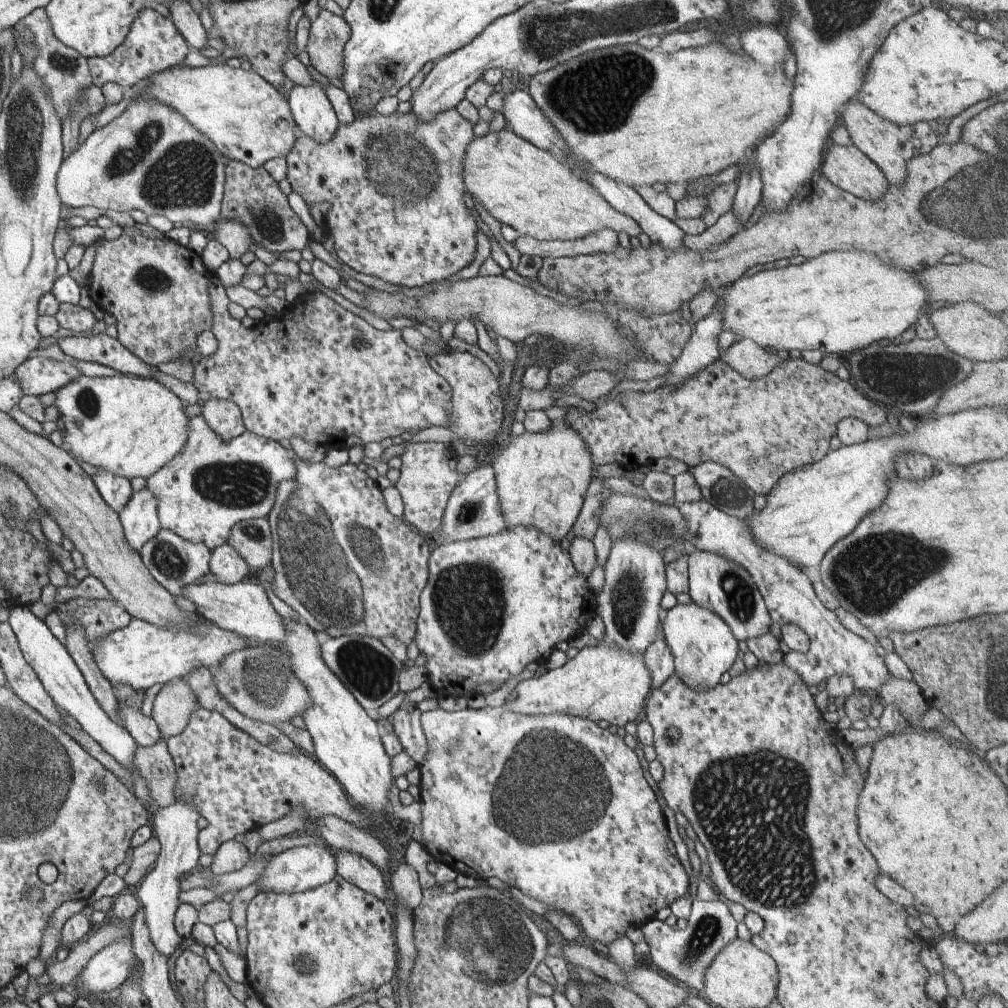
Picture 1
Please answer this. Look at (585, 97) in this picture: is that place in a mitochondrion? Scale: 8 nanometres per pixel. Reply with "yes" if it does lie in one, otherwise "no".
yes

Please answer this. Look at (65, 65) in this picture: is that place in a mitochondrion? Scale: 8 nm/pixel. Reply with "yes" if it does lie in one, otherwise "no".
yes

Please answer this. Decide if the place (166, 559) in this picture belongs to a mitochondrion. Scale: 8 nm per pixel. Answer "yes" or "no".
yes

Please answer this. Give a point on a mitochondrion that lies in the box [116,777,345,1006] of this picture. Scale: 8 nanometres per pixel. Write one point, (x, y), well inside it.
(307, 963)

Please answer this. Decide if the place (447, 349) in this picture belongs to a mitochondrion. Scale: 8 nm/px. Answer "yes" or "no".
no

